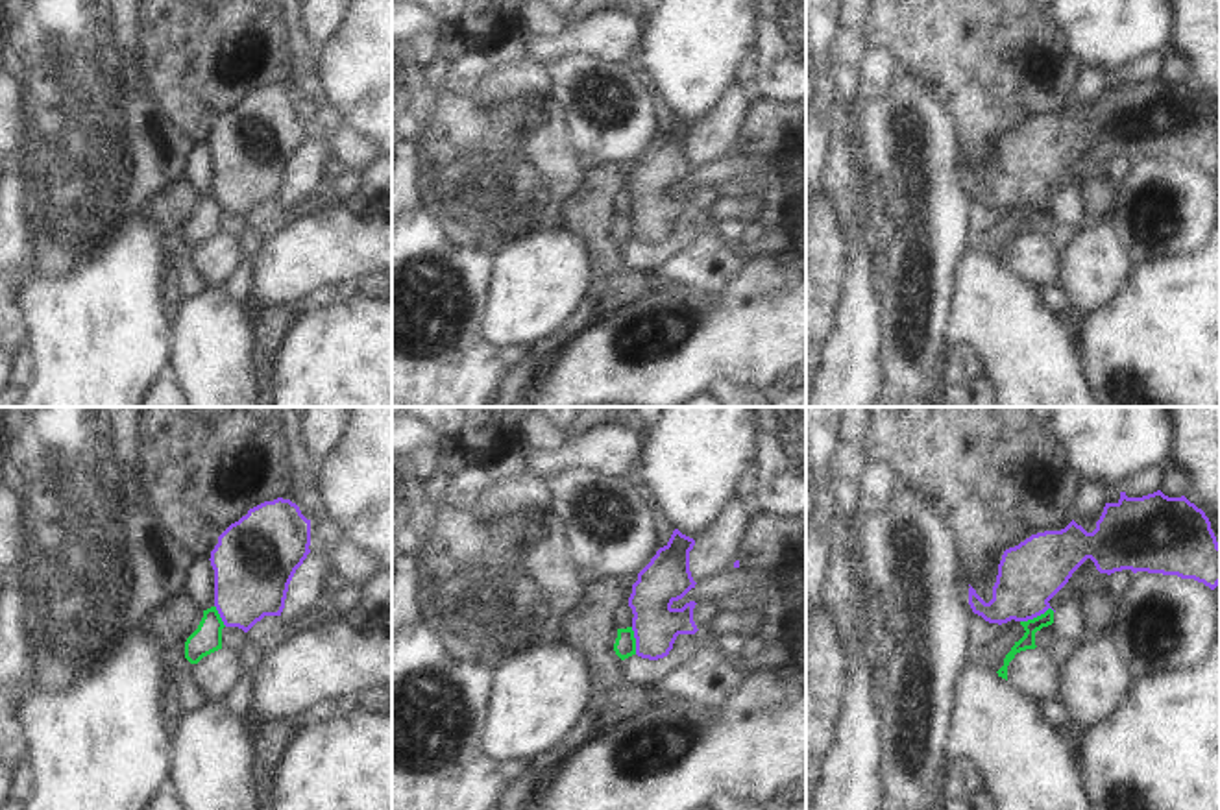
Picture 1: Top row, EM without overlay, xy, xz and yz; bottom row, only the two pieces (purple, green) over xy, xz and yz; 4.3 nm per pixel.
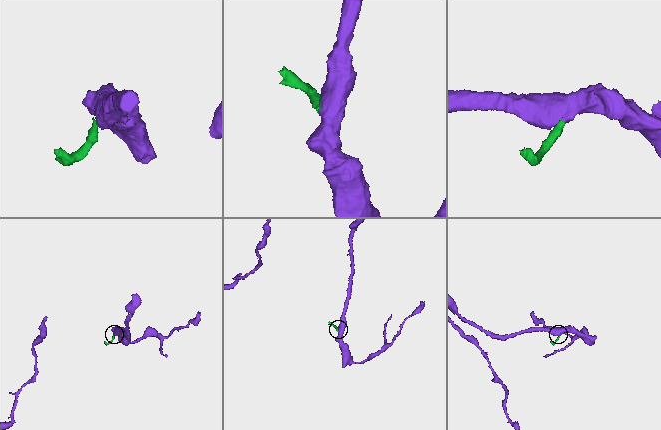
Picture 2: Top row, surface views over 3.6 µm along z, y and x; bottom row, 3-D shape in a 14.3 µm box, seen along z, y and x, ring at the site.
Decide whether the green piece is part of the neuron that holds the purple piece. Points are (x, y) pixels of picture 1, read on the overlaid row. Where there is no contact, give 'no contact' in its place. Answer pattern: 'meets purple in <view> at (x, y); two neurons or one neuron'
meets purple in yz at (1037, 614); two neurons

